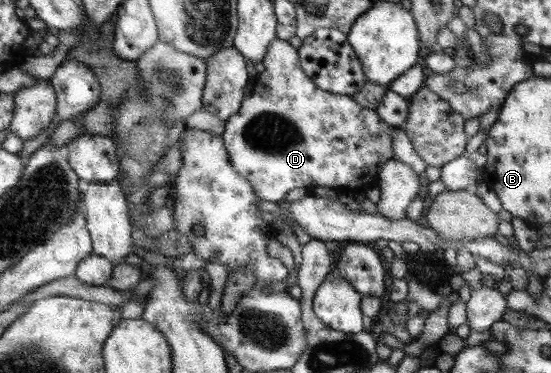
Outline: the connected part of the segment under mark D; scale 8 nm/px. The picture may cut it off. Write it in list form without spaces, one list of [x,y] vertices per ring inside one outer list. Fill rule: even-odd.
[[[276,37],[270,42],[270,46],[266,50],[266,56],[263,57],[261,64],[263,64],[264,71],[259,74],[254,81],[256,88],[242,101],[242,106],[238,112],[224,122],[225,130],[223,130],[223,133],[220,135],[223,144],[226,146],[226,150],[230,152],[230,160],[234,166],[234,170],[251,184],[254,188],[254,194],[258,196],[259,200],[279,203],[283,200],[285,194],[287,194],[289,190],[293,190],[293,188],[312,188],[315,186],[323,186],[334,190],[343,188],[344,190],[354,192],[363,190],[370,191],[377,181],[379,168],[381,168],[383,163],[393,158],[390,135],[392,130],[395,129],[394,126],[387,126],[387,122],[383,122],[383,120],[379,118],[377,111],[359,106],[357,102],[351,100],[351,97],[331,94],[315,86],[313,80],[302,70],[298,49],[293,48],[287,41],[281,38]],[[333,140],[345,143],[345,148],[343,148],[343,150],[336,150],[333,144],[331,144]]]

